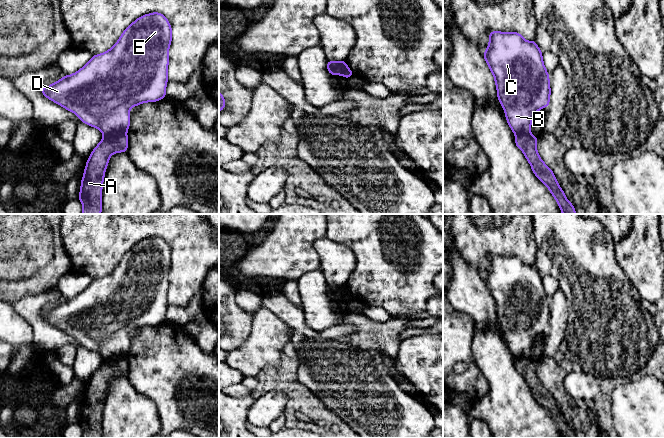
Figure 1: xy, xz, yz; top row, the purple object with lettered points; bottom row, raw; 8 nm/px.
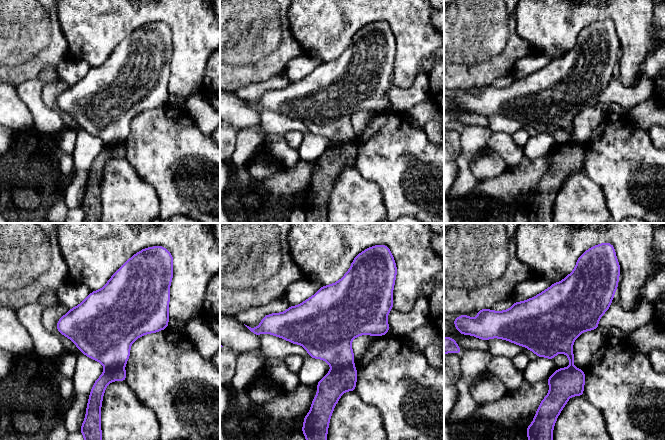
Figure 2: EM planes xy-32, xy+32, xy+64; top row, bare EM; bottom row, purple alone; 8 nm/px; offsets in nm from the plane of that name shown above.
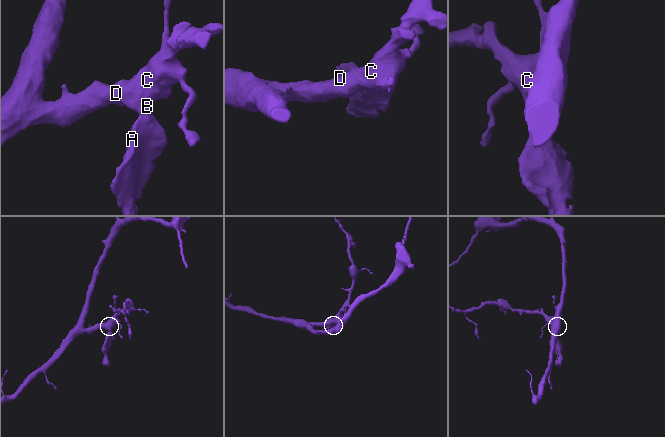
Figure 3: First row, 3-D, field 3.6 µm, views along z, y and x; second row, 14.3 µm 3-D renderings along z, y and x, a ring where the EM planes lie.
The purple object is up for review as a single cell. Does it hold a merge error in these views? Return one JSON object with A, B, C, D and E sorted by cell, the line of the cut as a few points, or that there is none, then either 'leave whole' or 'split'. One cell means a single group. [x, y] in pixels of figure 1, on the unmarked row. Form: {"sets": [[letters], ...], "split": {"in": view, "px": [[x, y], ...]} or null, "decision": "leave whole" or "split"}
{"sets": [["A"], ["B", "C", "D", "E"]], "split": {"in": "xy", "px": [[125, 356], [104, 360]]}, "decision": "split"}

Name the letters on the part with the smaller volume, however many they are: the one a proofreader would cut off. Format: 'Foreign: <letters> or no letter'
Foreign: A

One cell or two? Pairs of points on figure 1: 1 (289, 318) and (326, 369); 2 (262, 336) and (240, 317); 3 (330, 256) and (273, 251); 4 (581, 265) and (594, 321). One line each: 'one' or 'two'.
1: one
2: two
3: two
4: one

